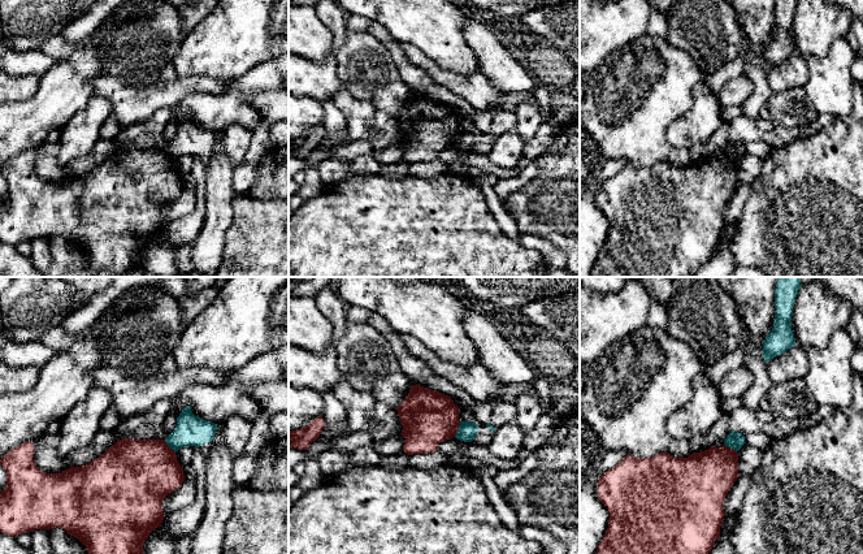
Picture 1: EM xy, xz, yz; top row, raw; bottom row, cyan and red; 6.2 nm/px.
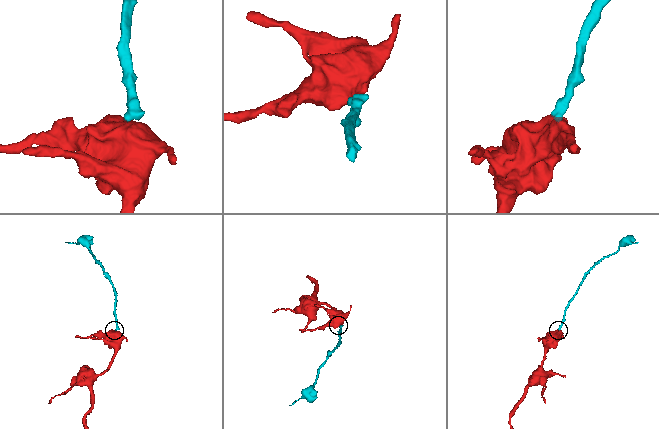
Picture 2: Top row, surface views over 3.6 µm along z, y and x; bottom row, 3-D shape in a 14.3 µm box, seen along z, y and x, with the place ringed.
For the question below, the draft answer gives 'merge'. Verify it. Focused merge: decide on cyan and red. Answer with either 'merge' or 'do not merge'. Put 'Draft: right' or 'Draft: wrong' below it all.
do not merge
Draft: wrong

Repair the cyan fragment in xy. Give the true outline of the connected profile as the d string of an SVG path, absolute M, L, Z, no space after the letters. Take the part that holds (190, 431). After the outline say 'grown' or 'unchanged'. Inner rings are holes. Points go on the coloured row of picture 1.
M186 406L177 417L174 430L166 437L166 445L175 453L187 446L199 447L204 455L208 455L217 424L195 416L190 406Z | grown

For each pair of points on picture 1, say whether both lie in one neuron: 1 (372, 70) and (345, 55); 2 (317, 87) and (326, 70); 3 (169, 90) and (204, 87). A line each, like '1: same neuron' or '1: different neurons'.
1: same neuron
2: same neuron
3: same neuron

